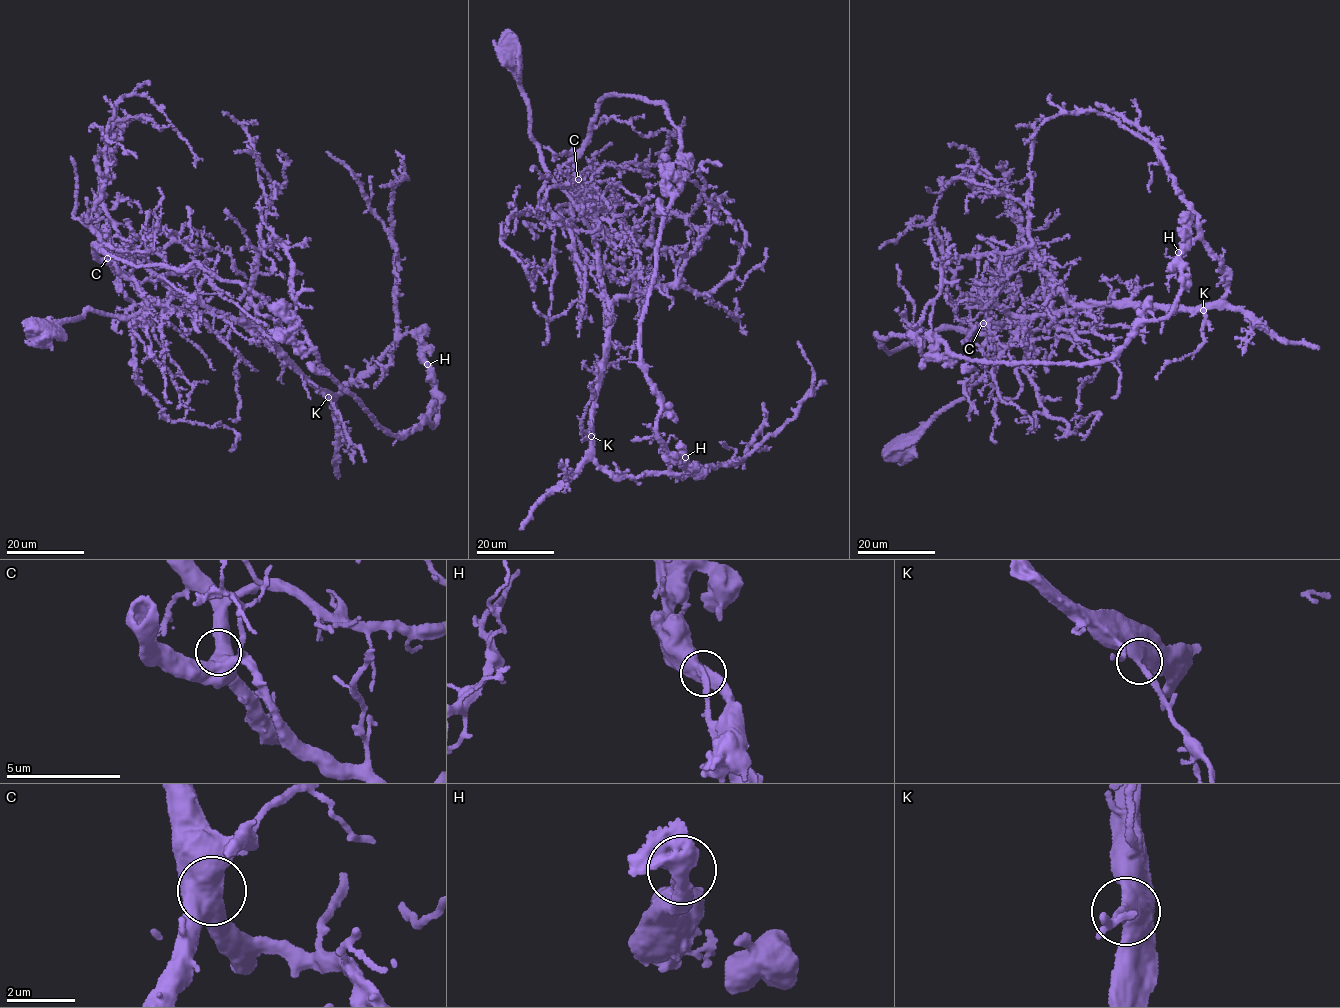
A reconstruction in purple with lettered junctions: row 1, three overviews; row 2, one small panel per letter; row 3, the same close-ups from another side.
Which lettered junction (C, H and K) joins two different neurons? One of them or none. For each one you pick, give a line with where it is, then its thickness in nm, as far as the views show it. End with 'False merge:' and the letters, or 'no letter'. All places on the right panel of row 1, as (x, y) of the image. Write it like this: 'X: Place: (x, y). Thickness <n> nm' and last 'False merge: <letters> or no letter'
H: Place: (1178, 252). Thickness 240 nm
False merge: H

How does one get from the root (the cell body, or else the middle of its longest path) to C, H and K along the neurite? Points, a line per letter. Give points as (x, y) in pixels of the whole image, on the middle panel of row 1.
C: (510, 53), (541, 165), (571, 199), (592, 231), (591, 208), (570, 210), (572, 189), (578, 179)
H: (510, 53), (541, 165), (591, 233), (608, 304), (593, 456), (615, 477), (690, 471), (685, 457)
K: (510, 53), (541, 165), (571, 199), (591, 233), (598, 275), (608, 304), (608, 352), (595, 398), (591, 436)

